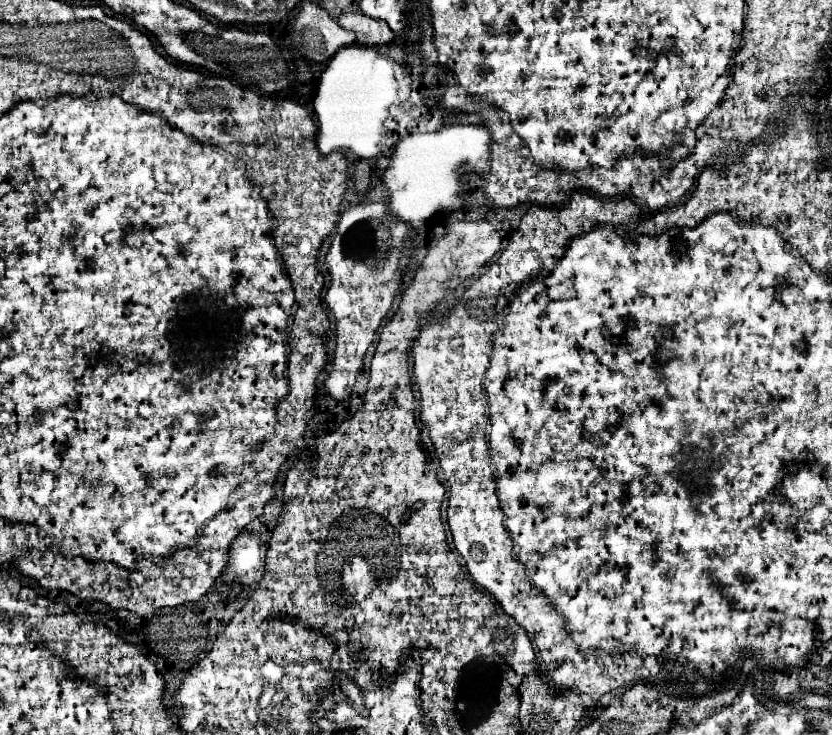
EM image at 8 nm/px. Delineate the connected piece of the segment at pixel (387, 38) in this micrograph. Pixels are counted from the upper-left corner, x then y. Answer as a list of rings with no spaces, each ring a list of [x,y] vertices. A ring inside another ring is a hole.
[[[347,12],[347,14],[341,14],[337,18],[337,22],[339,22],[339,26],[355,32],[359,44],[377,46],[377,44],[389,44],[395,38],[395,34],[387,26],[387,22],[375,20],[375,18],[365,16],[365,14]]]

